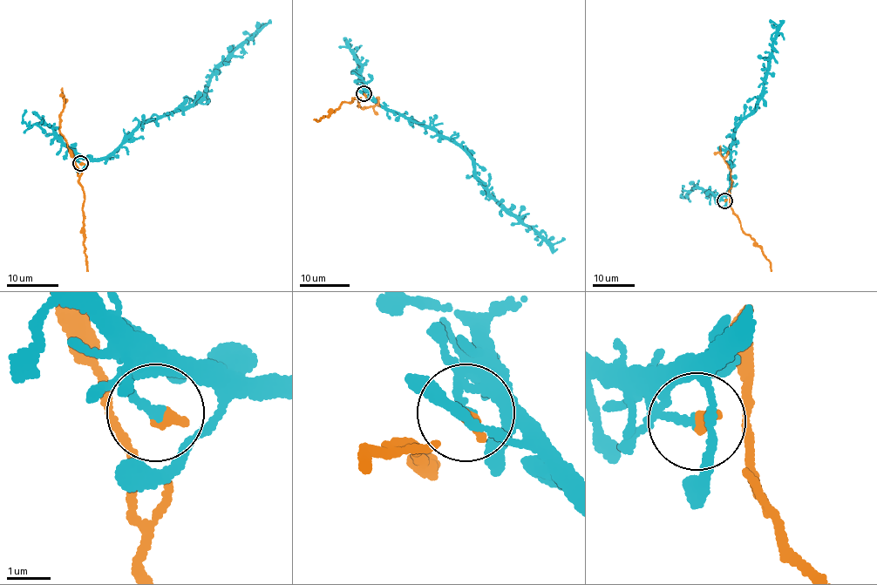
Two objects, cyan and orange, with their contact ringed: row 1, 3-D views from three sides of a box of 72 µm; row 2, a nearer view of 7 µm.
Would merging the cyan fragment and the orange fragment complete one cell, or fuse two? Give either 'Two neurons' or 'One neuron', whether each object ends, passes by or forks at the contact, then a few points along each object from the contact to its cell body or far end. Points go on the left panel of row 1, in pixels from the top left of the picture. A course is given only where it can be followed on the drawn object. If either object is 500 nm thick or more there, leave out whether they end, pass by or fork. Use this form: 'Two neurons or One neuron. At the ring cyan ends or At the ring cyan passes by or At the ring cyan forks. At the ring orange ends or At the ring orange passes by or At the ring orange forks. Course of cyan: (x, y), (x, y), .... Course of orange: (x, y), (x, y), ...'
Two neurons. At the ring cyan ends. At the ring orange ends. Course of cyan: (80, 163), (78, 158), (97, 160), (110, 154), (139, 125), (192, 105), (229, 51), (270, 20). Course of orange: (80, 163), (78, 181), (84, 194), (86, 271)

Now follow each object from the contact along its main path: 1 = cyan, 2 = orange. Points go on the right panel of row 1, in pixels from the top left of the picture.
1: (724, 200), (722, 198), (730, 184), (731, 139), (738, 124), (754, 110), (762, 91), (778, 27), (770, 20)
2: (724, 200), (730, 203), (742, 229), (770, 261), (771, 271)

